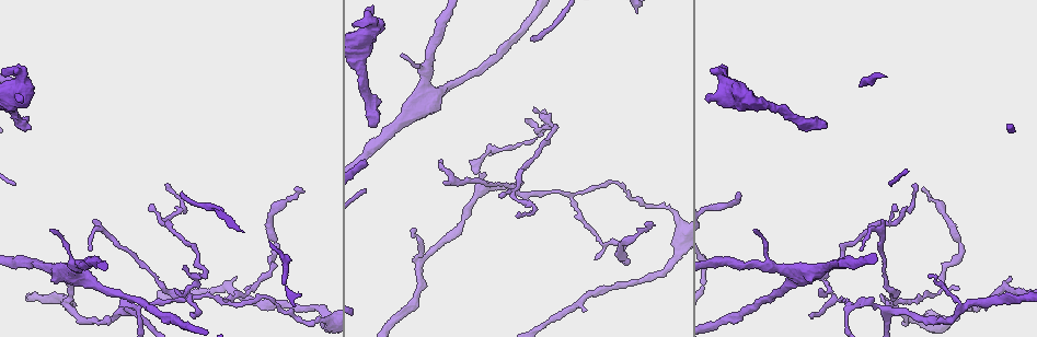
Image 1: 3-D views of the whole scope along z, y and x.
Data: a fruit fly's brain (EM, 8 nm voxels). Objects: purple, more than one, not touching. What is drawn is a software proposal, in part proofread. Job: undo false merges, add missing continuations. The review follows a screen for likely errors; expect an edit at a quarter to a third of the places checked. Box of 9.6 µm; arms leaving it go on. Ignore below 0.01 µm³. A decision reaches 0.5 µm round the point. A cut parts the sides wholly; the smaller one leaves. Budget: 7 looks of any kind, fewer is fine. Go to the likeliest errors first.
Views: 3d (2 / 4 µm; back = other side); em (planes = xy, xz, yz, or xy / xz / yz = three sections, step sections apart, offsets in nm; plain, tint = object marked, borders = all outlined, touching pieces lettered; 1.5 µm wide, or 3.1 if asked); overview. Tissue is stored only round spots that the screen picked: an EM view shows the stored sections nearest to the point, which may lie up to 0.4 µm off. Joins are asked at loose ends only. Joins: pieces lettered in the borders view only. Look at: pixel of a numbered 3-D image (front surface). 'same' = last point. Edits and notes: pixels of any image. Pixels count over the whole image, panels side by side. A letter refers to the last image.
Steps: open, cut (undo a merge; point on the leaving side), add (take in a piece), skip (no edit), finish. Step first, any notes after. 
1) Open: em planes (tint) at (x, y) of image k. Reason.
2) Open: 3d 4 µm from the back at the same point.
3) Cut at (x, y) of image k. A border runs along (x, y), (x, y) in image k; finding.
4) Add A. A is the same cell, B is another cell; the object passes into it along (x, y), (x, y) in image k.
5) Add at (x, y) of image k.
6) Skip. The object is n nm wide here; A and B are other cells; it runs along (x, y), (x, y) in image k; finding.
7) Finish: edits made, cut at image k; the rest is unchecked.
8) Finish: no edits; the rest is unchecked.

Open: em 3.1 µm planes (plain) at (530, 40) of image 1. Thin end.

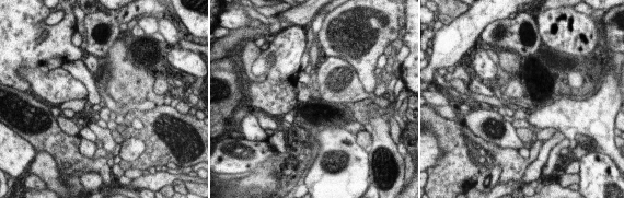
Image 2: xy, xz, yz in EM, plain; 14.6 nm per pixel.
Open: em 3.1 µm planes (borders) at the same point. See the neighbours.

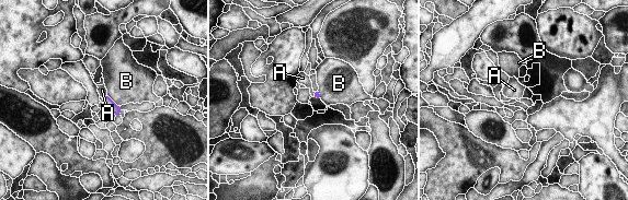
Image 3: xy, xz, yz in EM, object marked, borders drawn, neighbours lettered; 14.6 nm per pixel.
Add at (102, 90) of image 3. A is the same cell, B is another cell; the object passes into it along (109, 104), (104, 97), (102, 90) in image 3; the cell continues.

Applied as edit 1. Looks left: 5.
Open: overview. See it whole again.

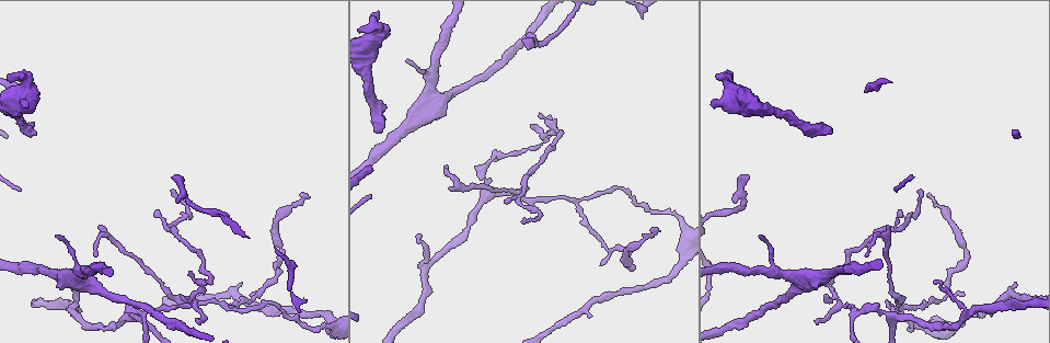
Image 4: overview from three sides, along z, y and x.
Open: 3d 2 µm at (302, 197) of image 4. Free end.

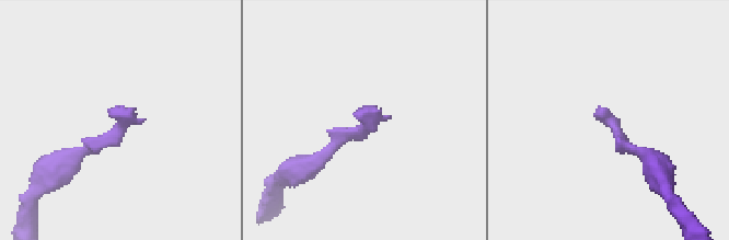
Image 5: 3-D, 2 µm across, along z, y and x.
Open: em planes (plain) at (595, 112) of image 5. Shape alone is not enough.

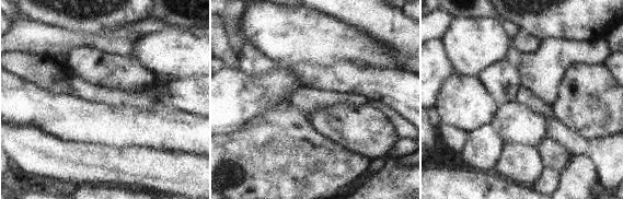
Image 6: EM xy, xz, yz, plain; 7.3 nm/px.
Open: em planes (borders) at the same point. See the neighbours.

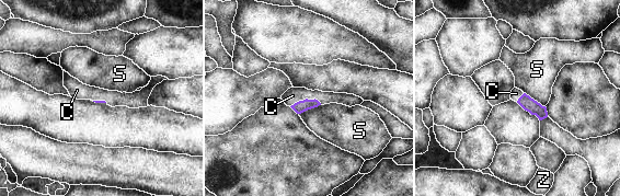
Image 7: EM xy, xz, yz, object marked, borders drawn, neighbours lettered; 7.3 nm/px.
Add at (293, 95) of image 7. C is the same cell, S and Z are other cells; the object passes into it along (300, 106), (306, 99), (293, 95) in image 7; the cell continues.

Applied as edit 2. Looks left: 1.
Finish: edits made, add at image 3, add at image 7; the rest is unchecked.

